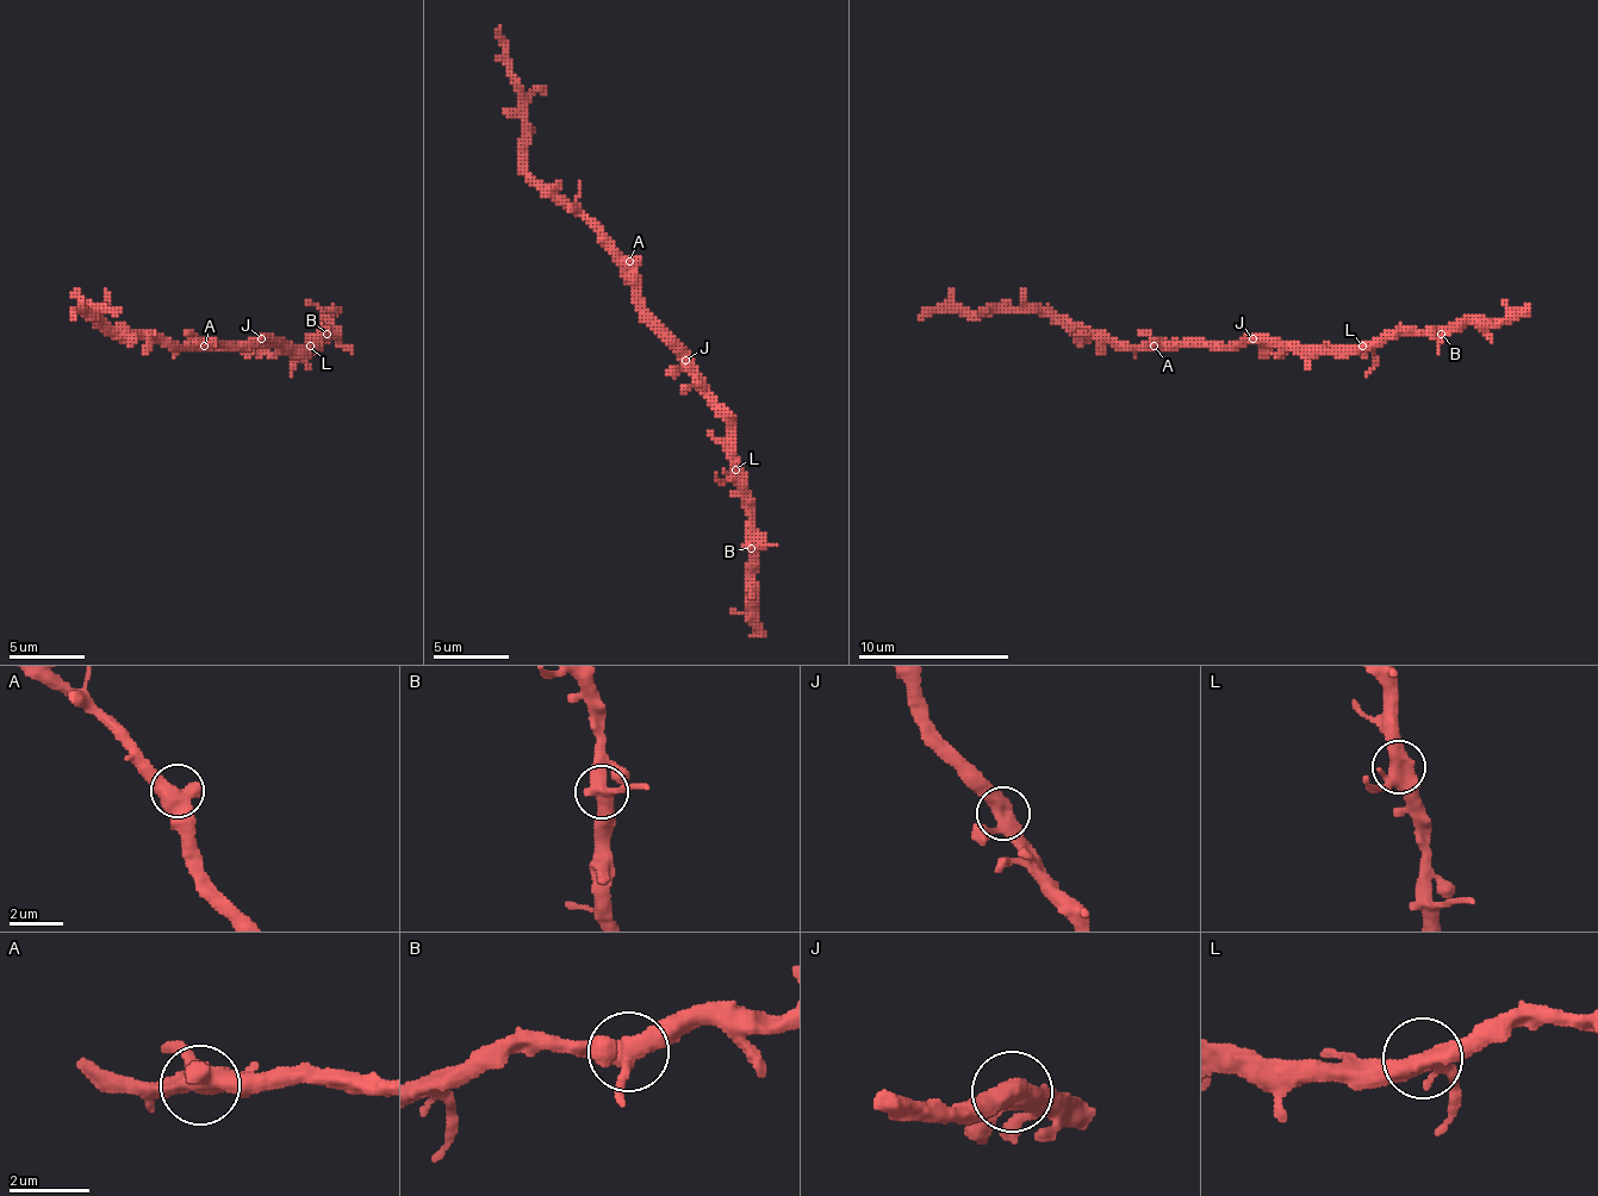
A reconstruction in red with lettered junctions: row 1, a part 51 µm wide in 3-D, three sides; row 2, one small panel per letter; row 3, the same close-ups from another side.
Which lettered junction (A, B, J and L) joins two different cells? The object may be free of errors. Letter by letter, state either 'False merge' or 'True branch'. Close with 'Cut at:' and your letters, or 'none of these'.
A: True branch
B: True branch
J: True branch
L: True branch
Cut at: none of these

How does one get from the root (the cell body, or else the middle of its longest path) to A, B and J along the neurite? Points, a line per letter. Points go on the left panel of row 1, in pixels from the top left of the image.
A: (235, 346), (204, 346)
B: (235, 346), (287, 342), (303, 350), (318, 335), (325, 335)
J: (235, 346), (253, 346), (261, 338)

